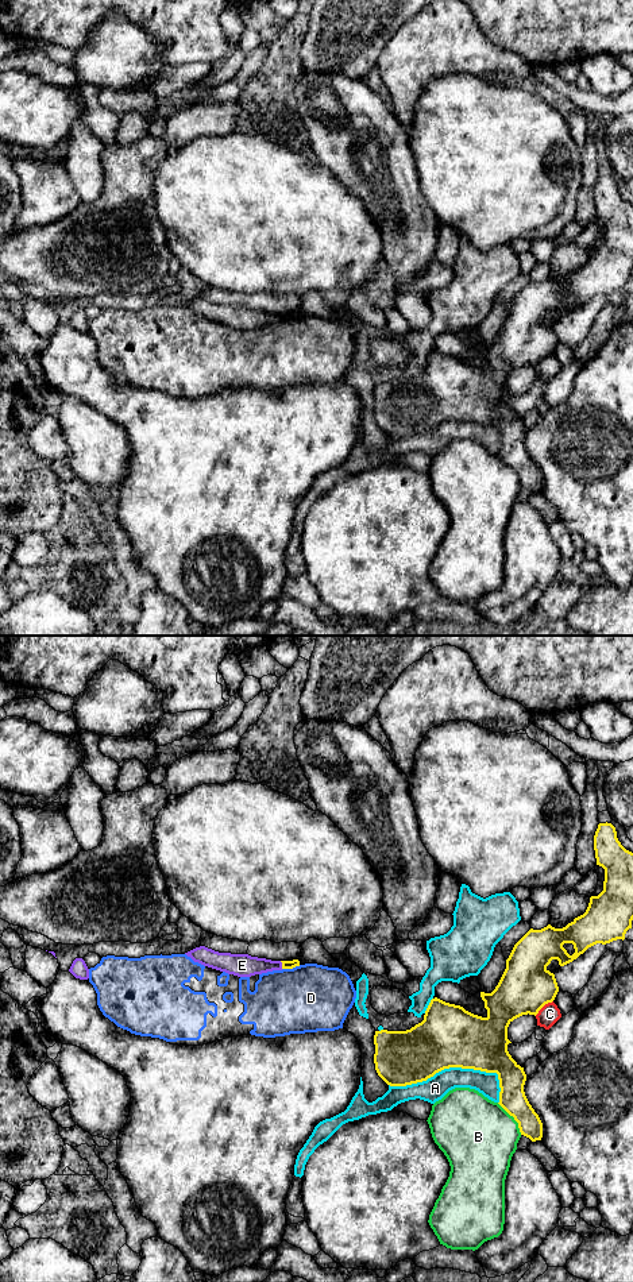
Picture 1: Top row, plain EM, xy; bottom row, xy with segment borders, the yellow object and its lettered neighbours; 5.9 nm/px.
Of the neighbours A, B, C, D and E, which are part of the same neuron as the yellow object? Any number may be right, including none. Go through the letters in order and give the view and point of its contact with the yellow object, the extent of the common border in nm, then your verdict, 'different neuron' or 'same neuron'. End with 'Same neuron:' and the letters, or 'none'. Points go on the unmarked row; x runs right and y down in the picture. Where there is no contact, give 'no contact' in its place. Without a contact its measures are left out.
A: xy (451, 419) | 650 nm | different neuron
B: xy (513, 468) | 240 nm | different neuron
C: xy (543, 358) | 140 nm | different neuron
D: xy (290, 320) | 110 nm | different neuron
E: xy (282, 317) | 50 nm | different neuron
Same neuron: none

